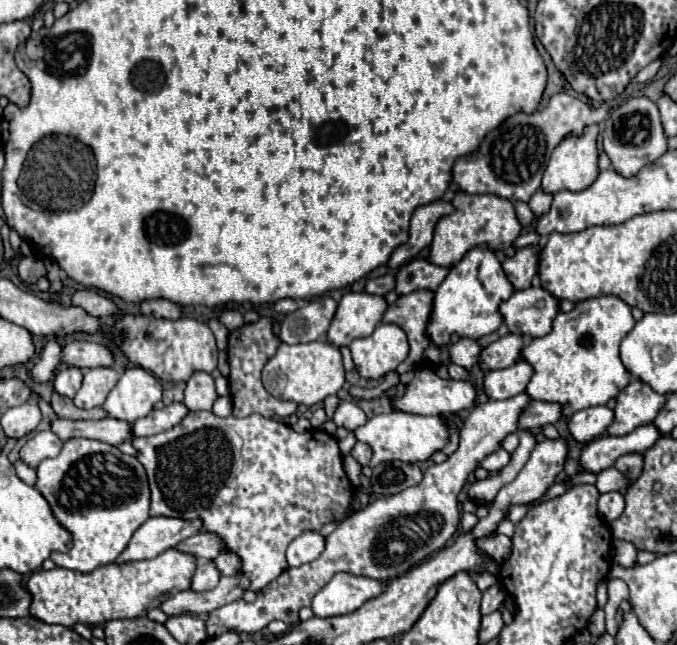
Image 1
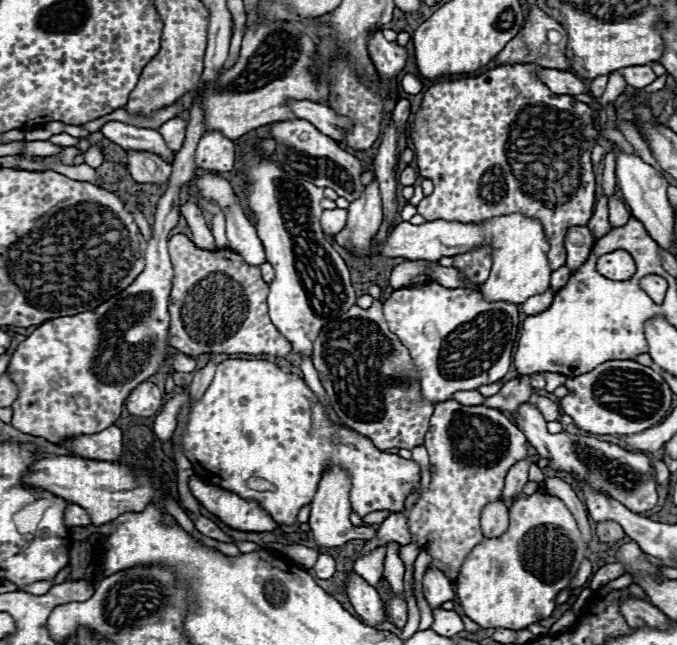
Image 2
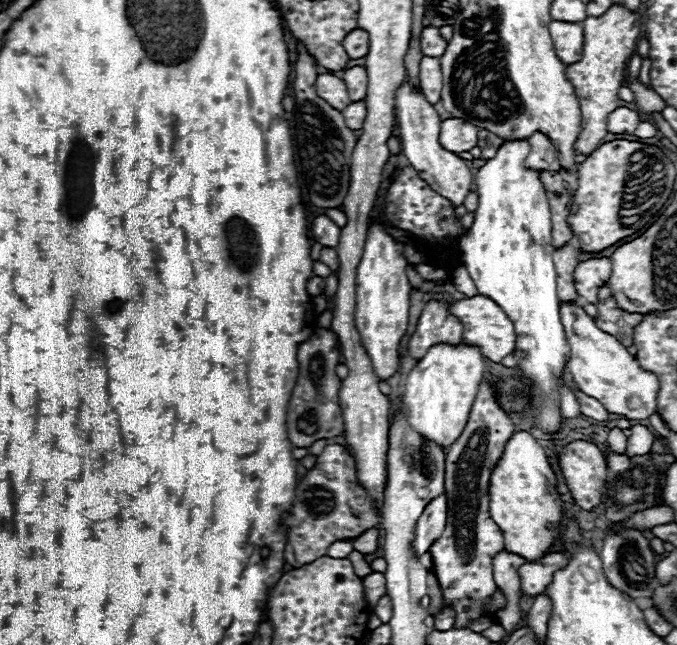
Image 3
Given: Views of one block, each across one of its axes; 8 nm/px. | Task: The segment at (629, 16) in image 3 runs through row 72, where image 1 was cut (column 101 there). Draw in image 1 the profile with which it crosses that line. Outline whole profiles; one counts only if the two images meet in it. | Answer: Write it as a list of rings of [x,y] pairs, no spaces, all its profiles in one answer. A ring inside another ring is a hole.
[[[170,548],[152,560],[106,564],[90,574],[80,574],[64,568],[34,572],[28,580],[28,590],[34,596],[32,616],[46,624],[72,626],[76,622],[88,626],[102,626],[108,620],[126,620],[146,616],[148,610],[158,608],[176,592],[188,590],[196,570],[196,556]]]

